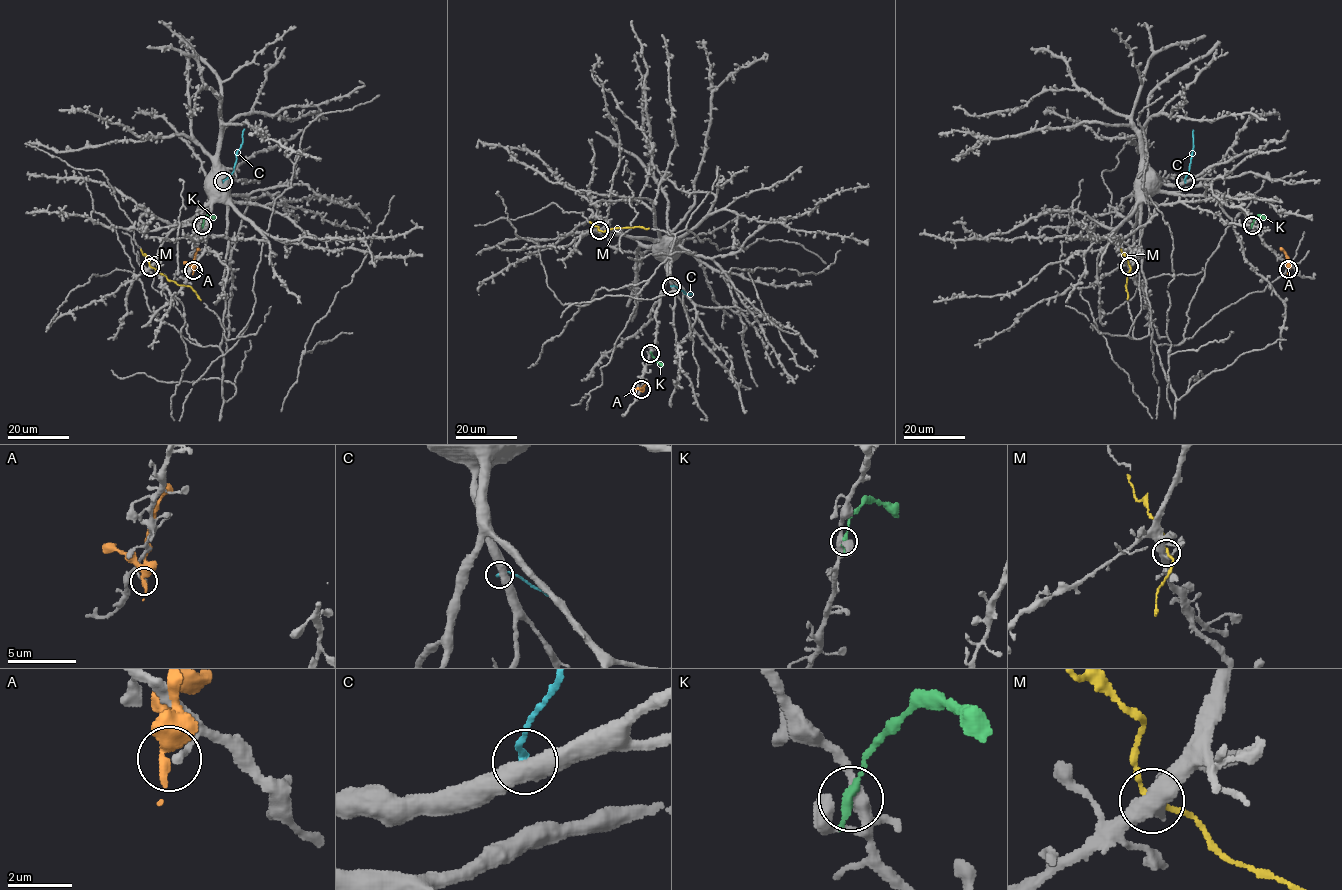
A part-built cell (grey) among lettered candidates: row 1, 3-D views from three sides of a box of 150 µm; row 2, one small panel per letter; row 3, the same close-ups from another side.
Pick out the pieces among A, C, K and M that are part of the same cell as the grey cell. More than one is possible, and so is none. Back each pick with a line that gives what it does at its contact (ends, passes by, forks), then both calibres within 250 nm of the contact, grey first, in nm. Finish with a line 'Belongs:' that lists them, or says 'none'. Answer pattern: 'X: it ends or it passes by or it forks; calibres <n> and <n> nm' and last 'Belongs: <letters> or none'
M: it passes by; calibres 440 and 160 nm
Belongs: M

